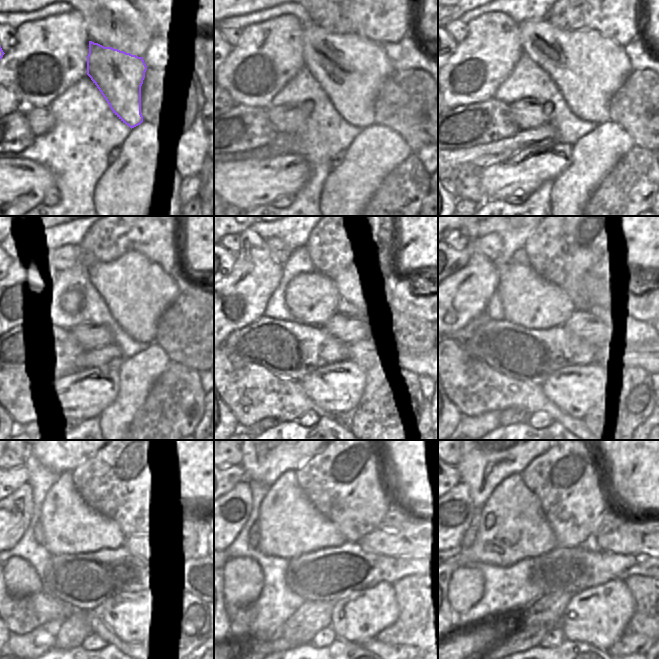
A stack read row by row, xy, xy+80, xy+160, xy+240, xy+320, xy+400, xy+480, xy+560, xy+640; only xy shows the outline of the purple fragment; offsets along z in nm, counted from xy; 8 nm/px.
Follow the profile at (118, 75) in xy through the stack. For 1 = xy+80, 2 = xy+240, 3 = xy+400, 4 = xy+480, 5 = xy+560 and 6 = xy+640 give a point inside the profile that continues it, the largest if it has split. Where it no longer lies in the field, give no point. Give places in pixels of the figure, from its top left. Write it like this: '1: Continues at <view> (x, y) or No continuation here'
1: Continues at xy+80 (350, 68)
2: Continues at xy+240 (138, 290)
3: Continues at xy+400 (491, 246)
4: Continues at xy+480 (10, 480)
5: Continues at xy+560 (234, 474)
6: Continues at xy+640 (458, 478)

